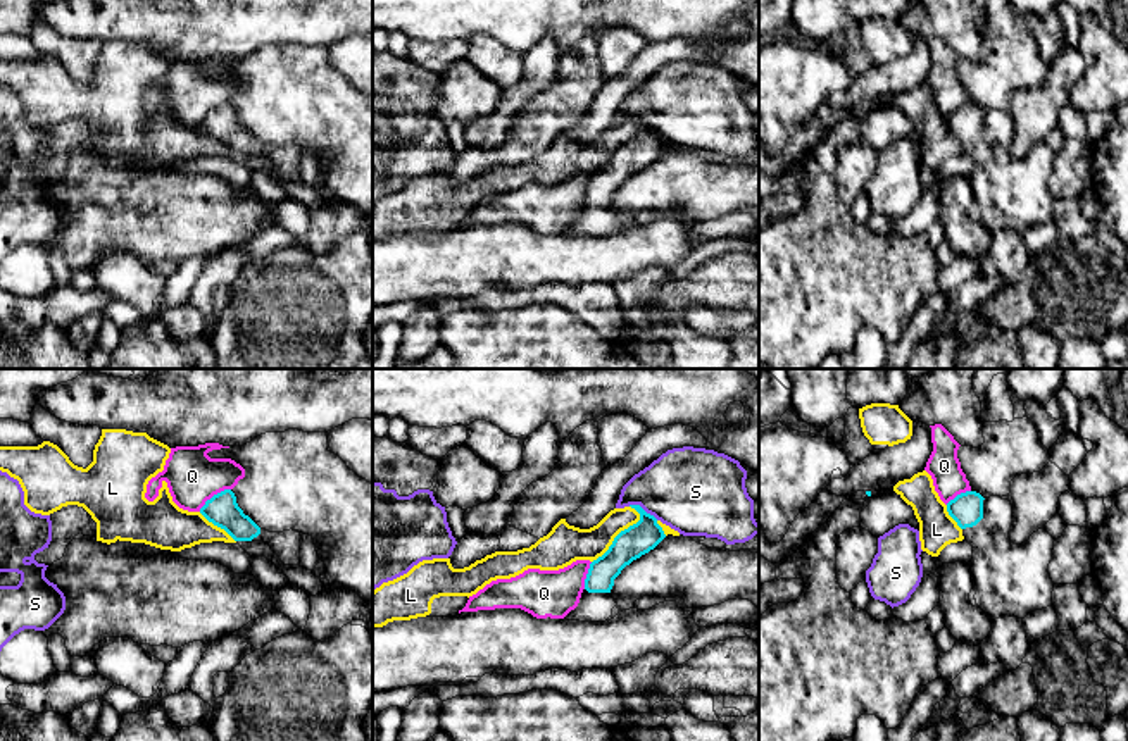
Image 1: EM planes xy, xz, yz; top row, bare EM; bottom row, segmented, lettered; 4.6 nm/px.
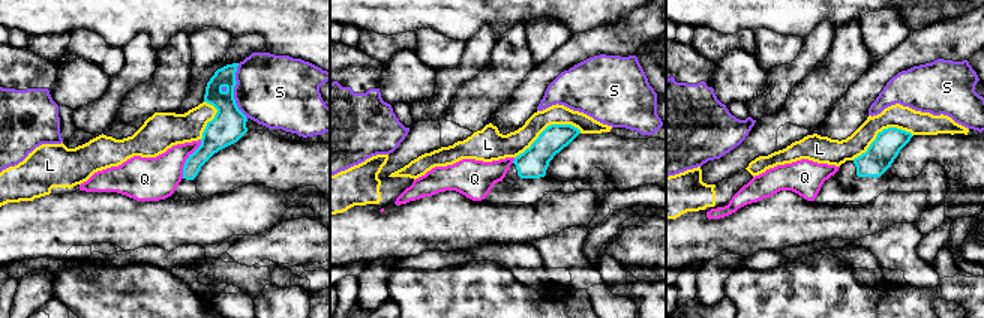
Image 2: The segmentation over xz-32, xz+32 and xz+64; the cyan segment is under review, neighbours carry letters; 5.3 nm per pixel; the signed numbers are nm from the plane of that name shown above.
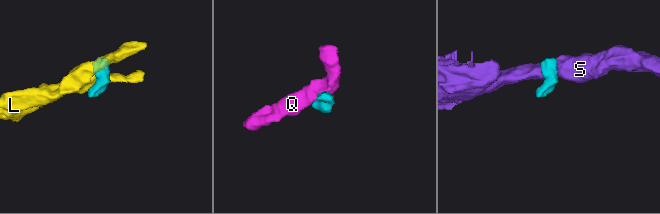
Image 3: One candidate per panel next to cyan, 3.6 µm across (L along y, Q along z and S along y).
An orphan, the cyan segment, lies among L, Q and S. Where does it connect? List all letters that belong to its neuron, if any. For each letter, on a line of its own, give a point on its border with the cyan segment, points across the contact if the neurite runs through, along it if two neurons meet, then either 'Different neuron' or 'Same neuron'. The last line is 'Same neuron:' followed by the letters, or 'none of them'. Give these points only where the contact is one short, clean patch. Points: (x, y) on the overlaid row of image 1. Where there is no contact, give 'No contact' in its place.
L: Touches cyan at xz (620, 533). Different neuron
Q: Touches cyan at xy (214, 495). Different neuron
S: Touches cyan at xz (642, 509). Boundary: xz (628, 505), (639, 505), (658, 519). Different neuron
Same neuron: none of them

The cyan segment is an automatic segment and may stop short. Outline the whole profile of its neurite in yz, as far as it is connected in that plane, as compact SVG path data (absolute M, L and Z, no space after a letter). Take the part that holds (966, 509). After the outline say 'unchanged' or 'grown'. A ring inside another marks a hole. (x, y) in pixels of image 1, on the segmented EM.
M976 491L957 495L947 503L947 512L973 546L968 564L973 607L980 607L992 620L1004 615L1025 619L1035 610L1052 607L1049 564L1056 539L1045 529L1014 545L1009 538L1011 501L1000 496L983 498Z | grown

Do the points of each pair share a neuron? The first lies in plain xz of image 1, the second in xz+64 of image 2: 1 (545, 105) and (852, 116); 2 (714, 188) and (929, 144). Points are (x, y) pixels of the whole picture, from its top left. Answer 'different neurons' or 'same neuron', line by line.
1: different neurons
2: same neuron

